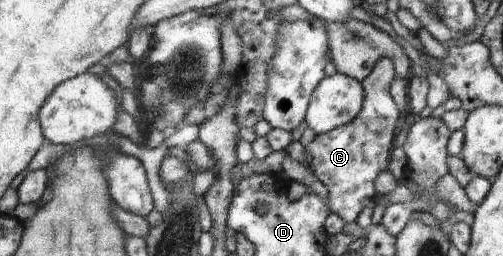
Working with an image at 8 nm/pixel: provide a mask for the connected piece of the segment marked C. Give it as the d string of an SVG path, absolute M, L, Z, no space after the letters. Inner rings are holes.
M382 56L361 83L364 99L360 113L349 124L317 135L304 148L304 154L308 154L307 168L328 190L329 212L336 214L345 224L355 222L364 207L374 203L374 180L380 172L387 171L400 119L400 111L390 95L394 78L397 76L392 60Z

